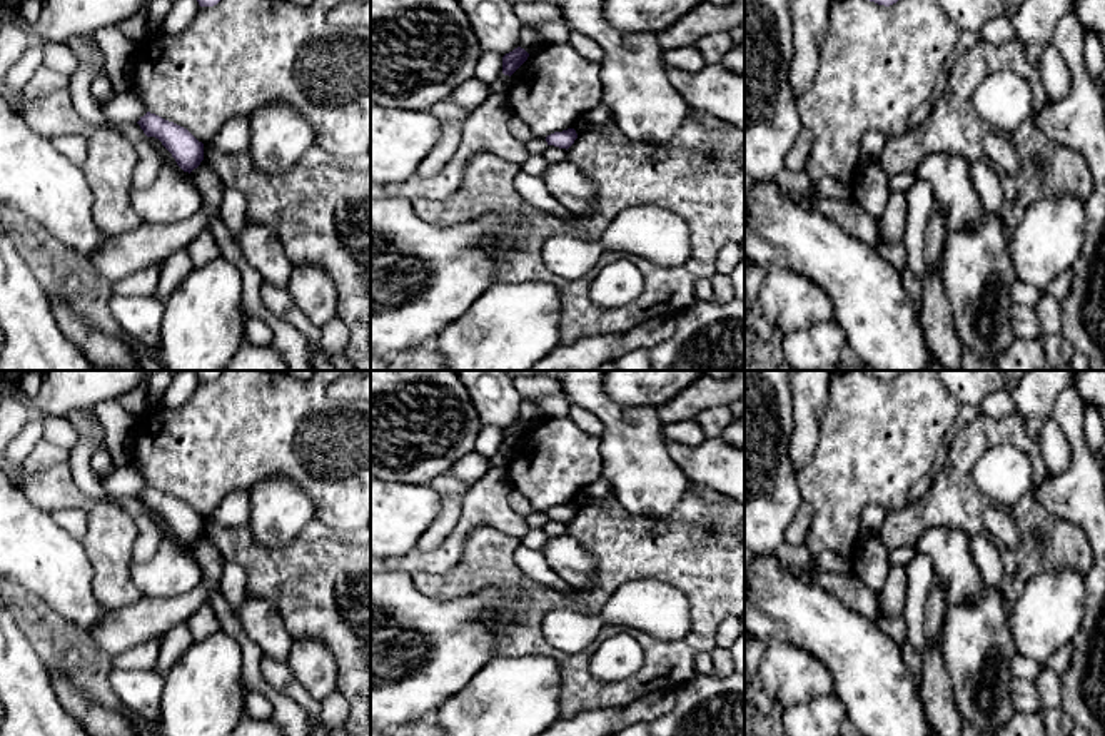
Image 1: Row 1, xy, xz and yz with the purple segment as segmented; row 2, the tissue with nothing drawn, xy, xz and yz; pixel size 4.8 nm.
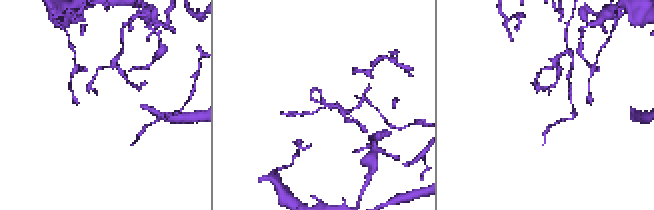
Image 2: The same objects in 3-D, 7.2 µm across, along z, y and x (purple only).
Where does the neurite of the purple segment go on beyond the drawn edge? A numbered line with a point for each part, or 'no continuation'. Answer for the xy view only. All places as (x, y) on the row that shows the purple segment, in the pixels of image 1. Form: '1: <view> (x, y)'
no continuation

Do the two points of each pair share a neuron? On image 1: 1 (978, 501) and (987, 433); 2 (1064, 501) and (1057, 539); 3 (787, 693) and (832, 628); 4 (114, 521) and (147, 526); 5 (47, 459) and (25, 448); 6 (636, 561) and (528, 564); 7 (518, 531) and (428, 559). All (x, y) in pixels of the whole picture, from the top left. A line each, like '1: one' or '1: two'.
1: one
2: two
3: two
4: two
5: two
6: two
7: one

